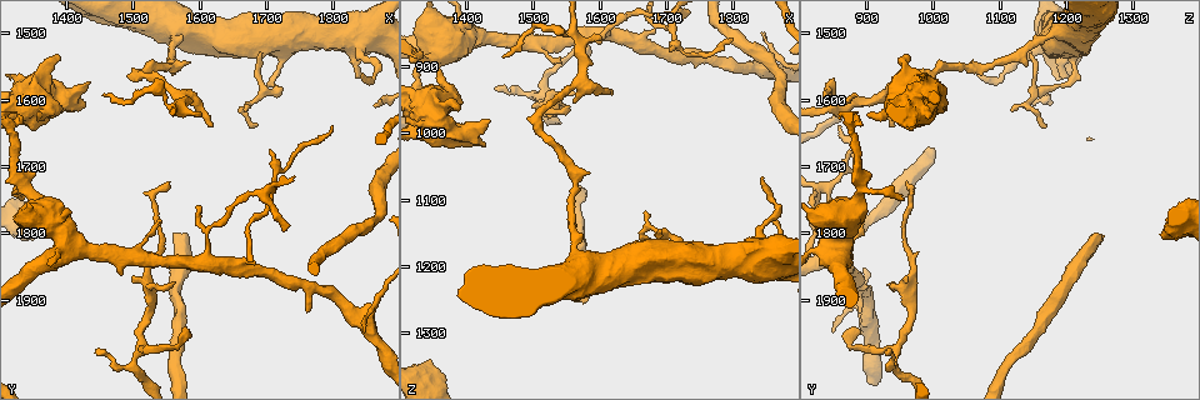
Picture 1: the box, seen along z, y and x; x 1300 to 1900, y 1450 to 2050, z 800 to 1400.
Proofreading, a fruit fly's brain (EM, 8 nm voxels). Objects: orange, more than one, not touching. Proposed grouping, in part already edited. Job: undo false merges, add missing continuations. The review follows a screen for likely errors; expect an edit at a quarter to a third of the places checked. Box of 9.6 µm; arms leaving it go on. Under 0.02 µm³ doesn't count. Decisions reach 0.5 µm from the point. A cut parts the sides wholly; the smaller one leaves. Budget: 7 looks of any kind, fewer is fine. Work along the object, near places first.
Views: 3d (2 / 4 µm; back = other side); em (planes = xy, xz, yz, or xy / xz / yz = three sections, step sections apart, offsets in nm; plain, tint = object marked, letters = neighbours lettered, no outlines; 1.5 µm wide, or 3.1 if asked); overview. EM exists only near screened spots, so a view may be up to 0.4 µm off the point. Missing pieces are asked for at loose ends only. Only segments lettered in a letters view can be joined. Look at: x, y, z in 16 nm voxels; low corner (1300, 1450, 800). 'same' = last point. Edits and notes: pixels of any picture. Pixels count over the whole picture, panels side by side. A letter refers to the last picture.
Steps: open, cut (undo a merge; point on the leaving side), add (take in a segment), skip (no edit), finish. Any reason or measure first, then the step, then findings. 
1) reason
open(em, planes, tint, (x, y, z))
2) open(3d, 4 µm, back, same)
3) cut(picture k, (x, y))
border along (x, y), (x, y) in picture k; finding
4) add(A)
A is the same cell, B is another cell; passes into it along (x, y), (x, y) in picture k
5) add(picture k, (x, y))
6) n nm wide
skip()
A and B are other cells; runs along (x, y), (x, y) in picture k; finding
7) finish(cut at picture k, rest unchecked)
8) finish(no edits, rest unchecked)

stops while still wide
open(3d, 4 µm, (1345, 1805, 1340))

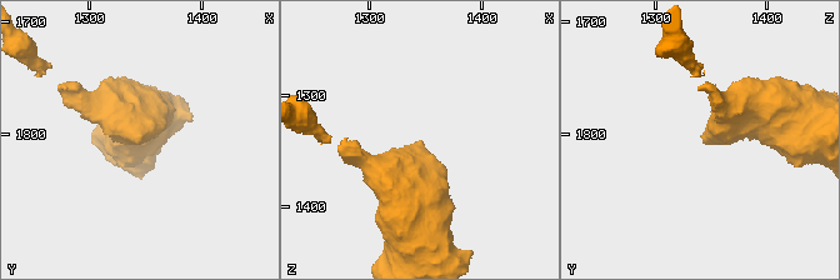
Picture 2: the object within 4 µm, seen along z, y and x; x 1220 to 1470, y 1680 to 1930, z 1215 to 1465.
need the tissue
open(em, planes, plain, (1346, 1804, 1342))

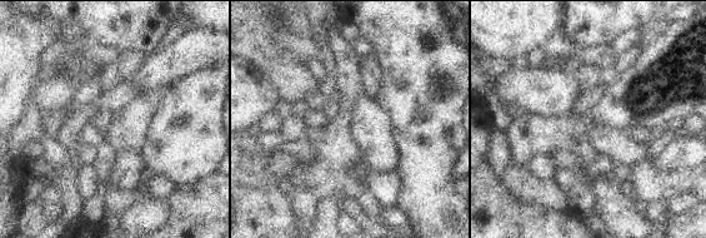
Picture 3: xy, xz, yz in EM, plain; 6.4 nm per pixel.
see the neighbours
open(em, planes, letters, same)

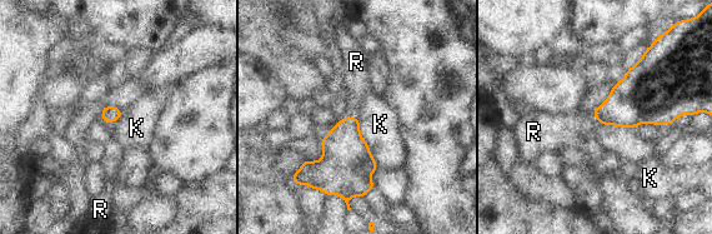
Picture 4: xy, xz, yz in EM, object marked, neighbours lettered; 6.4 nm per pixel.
add(R)
R is the same cell, K is another cell; passes into it along (346, 155), (351, 118), (359, 80) in picture 4; it goes on there

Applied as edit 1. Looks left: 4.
redraw
open(overview)

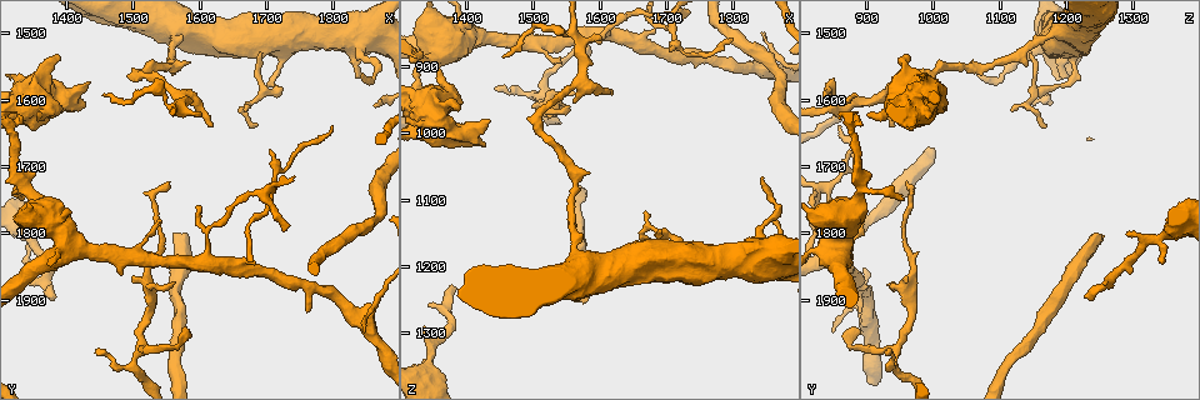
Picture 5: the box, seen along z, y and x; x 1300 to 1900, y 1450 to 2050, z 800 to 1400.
three-way junction
open(3d, 2 µm, (1515, 1975, 940))

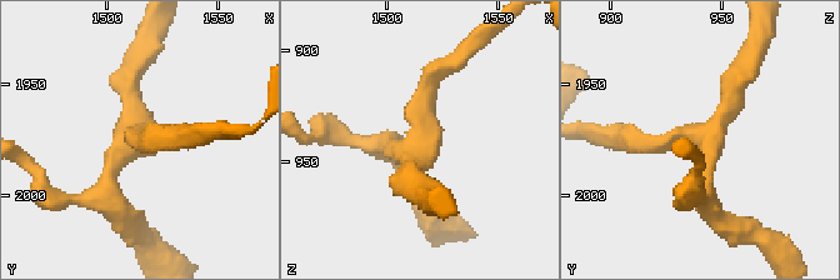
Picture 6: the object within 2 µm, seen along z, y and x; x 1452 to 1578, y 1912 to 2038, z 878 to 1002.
shape alone is not enough
open(em, yz, step 8, plain, (1514, 1974, 942))

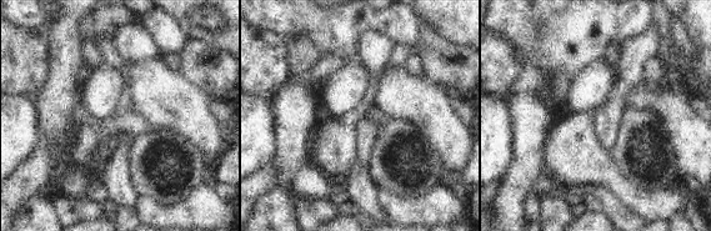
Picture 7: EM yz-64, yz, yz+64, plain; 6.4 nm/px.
open(em, yz, step 8, letters, same)

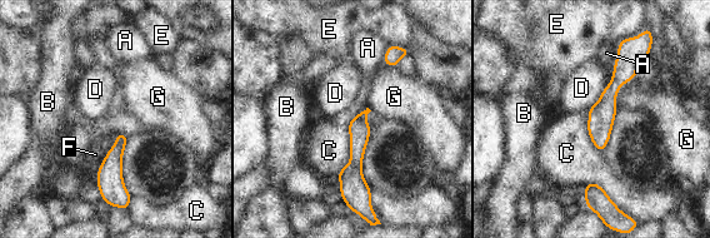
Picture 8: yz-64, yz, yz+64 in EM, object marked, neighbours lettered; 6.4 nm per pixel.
C touches over 340 nm
skip()
A, B, C, D, E, F and G are other cells; all the same neuron

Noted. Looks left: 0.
finish(add at picture 4, rest unchecked)

